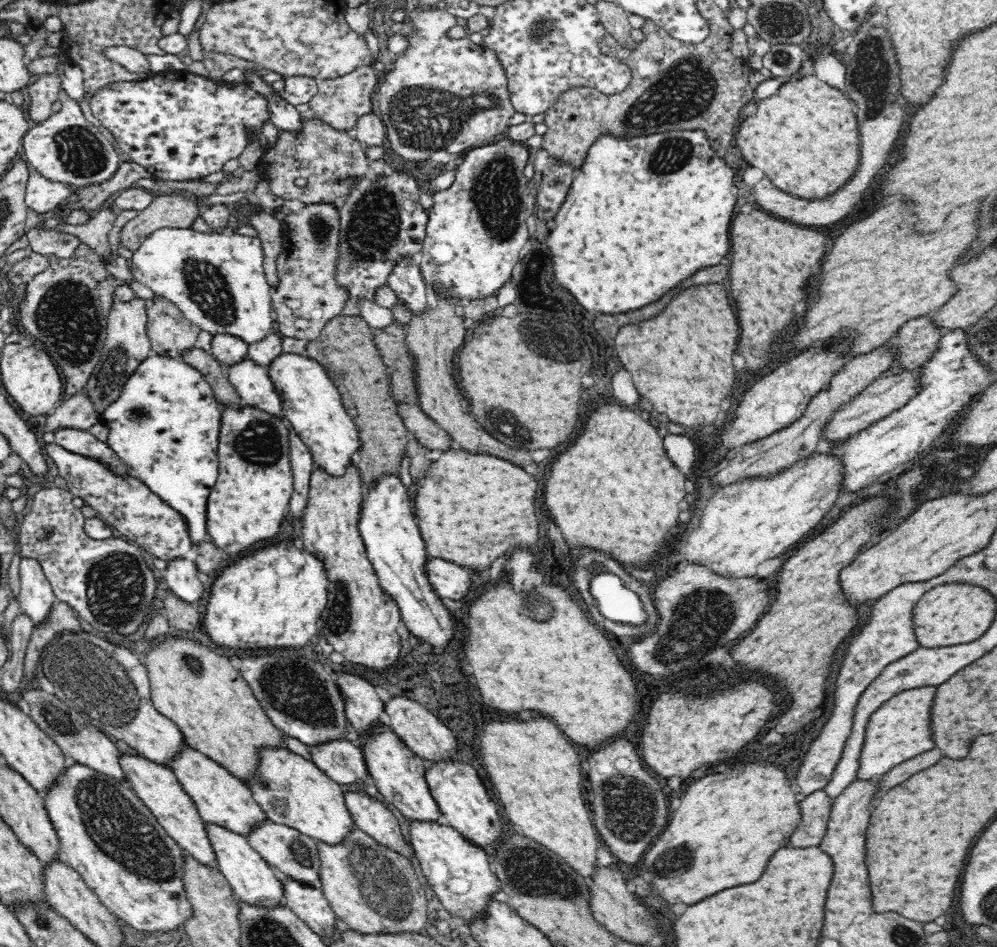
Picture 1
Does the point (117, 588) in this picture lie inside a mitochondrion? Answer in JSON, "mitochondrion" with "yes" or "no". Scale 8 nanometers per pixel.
{"mitochondrion":"yes"}

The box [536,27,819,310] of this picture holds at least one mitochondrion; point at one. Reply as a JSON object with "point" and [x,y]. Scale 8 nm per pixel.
{"point":[682,92]}

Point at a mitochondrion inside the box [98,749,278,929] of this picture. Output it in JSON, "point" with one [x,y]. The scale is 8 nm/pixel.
{"point":[262,783]}

